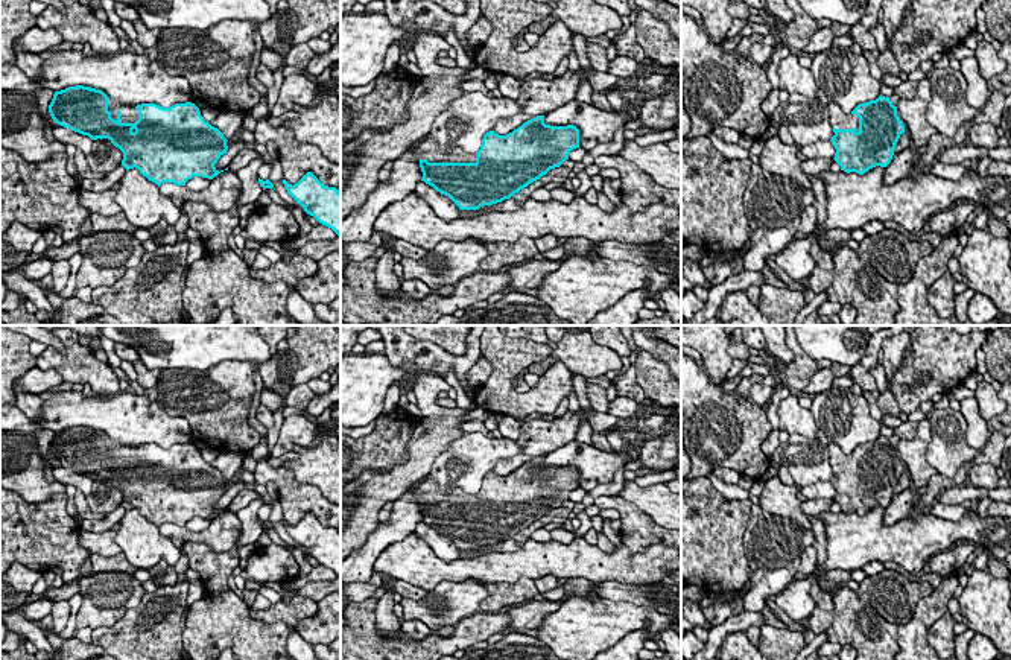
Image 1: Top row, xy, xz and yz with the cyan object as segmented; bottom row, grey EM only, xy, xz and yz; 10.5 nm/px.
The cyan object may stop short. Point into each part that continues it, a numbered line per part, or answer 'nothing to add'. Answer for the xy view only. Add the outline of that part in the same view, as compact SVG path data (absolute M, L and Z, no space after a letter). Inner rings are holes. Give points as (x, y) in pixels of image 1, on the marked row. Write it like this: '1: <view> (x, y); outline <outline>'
1: xy (128, 114); outline M108 99L108 111L114 120L120 120L120 123L135 123L138 120L138 111L135 106L120 103Z

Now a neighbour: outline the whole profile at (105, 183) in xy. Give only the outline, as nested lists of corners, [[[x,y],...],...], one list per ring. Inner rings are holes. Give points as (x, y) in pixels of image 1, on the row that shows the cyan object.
[[[120,164],[116,170],[113,170],[111,173],[106,173],[100,179],[96,179],[96,178],[82,179],[81,189],[88,190],[88,192],[109,190],[113,189],[116,182],[120,182],[125,173],[126,173],[126,169]]]

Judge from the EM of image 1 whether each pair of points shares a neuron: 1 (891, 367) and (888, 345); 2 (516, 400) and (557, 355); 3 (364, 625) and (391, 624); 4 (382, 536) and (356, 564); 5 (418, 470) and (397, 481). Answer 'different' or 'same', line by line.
1: same
2: different
3: different
4: same
5: same

